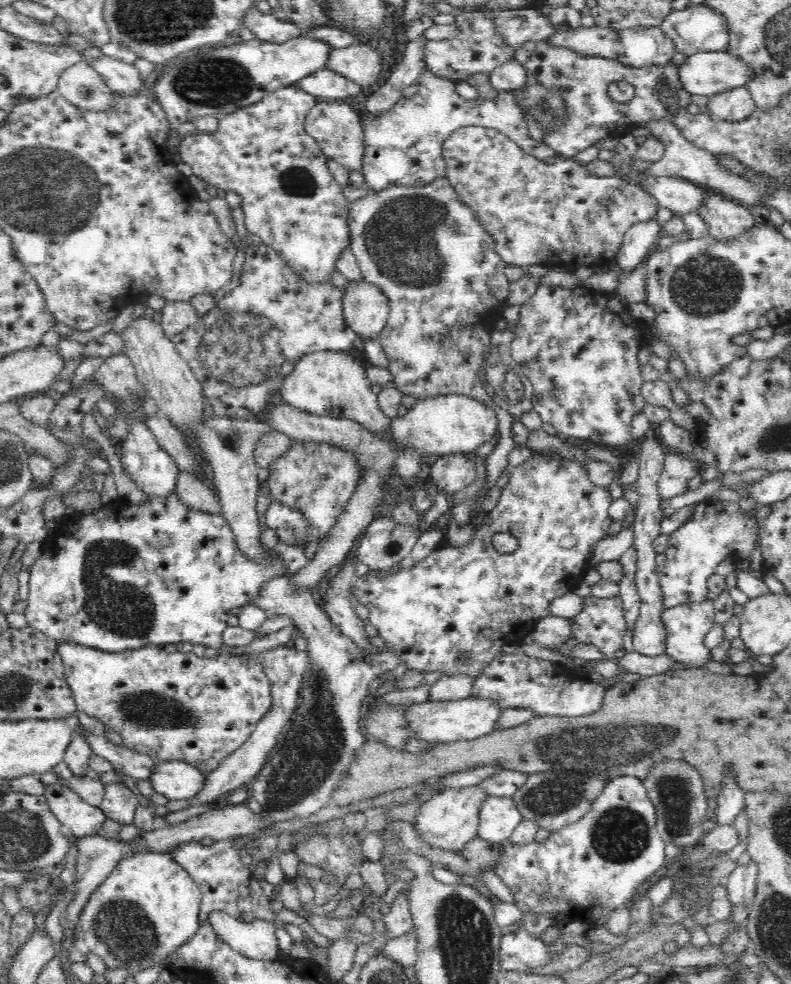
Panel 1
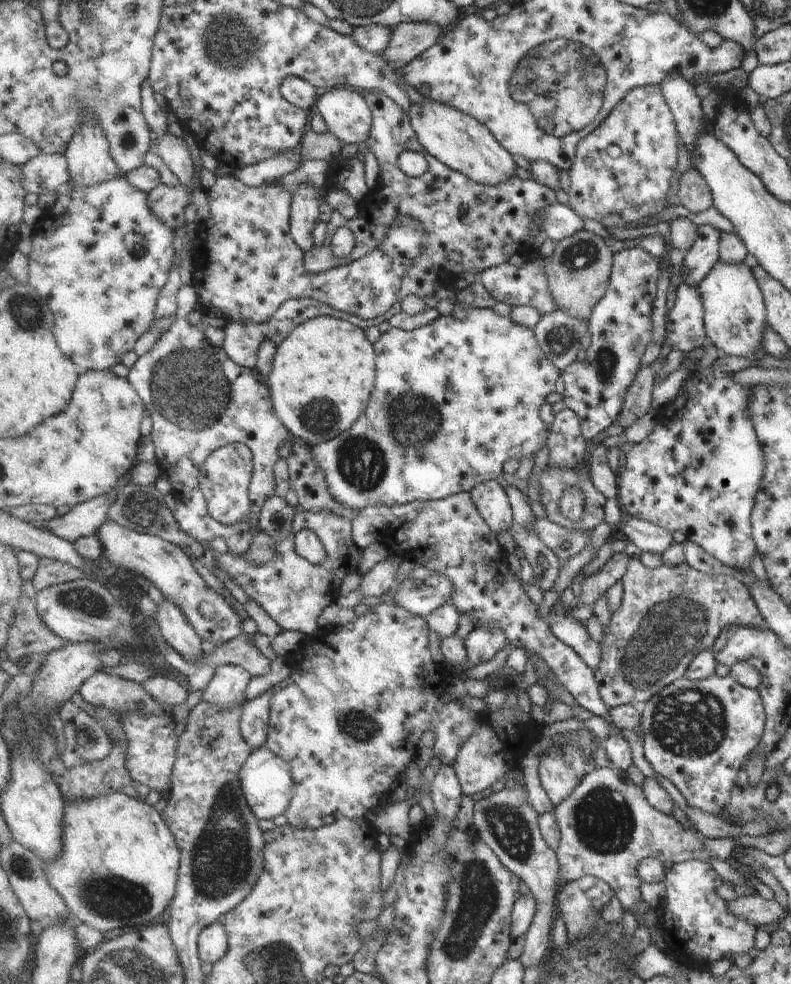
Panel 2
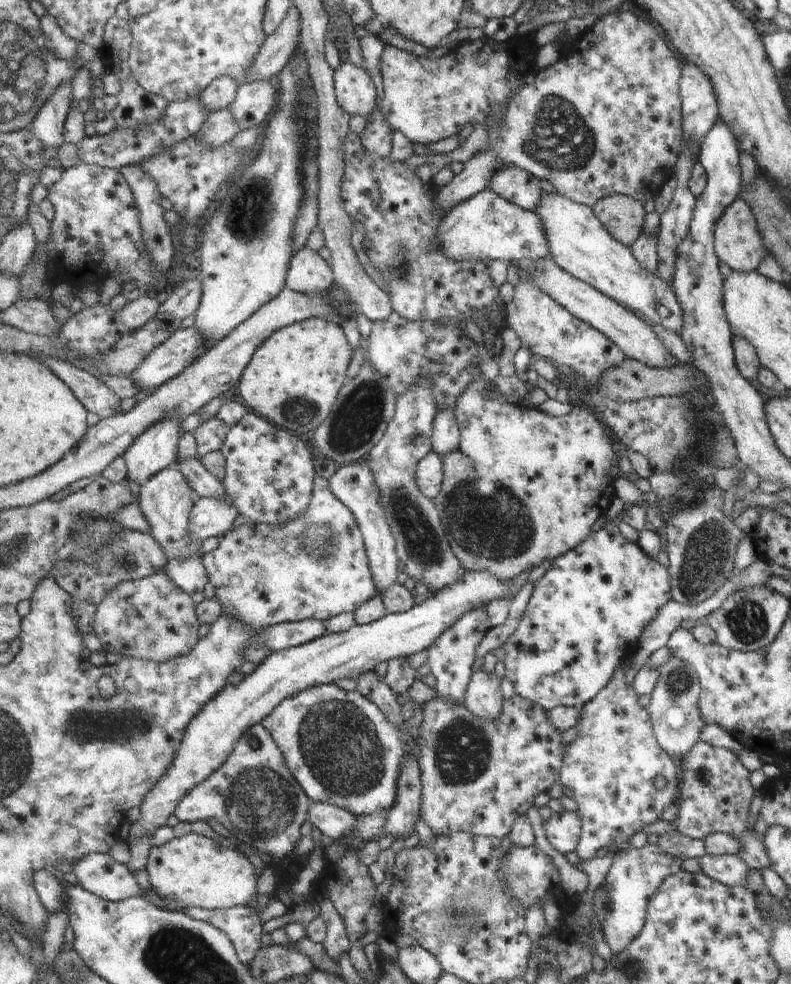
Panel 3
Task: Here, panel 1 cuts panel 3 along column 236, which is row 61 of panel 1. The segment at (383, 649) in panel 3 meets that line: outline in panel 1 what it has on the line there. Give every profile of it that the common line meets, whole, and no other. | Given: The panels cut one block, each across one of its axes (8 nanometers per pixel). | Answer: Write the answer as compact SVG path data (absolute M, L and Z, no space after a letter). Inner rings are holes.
M726 51L698 52L678 67L683 88L690 94L711 97L756 78L756 69Z

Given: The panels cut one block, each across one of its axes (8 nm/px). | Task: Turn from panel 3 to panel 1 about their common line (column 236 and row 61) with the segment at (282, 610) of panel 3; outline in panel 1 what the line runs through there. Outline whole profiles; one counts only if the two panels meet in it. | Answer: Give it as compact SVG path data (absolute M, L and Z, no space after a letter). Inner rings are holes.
M540 42L537 44L537 47L534 53L530 56L530 60L525 62L526 70L528 74L534 74L536 79L540 81L540 83L544 83L546 87L556 87L557 89L562 89L564 92L564 97L566 99L567 108L570 109L570 120L565 126L561 126L560 129L554 132L548 132L548 134L543 134L543 142L545 142L550 148L553 148L557 152L558 158L572 158L575 154L578 154L581 150L585 148L594 146L593 144L599 141L602 138L612 137L618 138L621 137L624 133L632 132L632 127L637 124L644 124L644 122L650 122L650 120L660 120L660 118L664 118L668 115L666 113L666 107L660 102L659 96L653 92L653 90L658 87L658 82L661 80L661 84L663 84L663 80L666 79L664 76L664 69L662 67L644 67L644 68L634 68L630 66L626 66L622 63L619 63L616 60L607 60L606 58L594 57L589 55L580 55L579 53L570 51L566 48L555 48L550 47L550 45ZM622 80L626 80L626 82L630 82L635 88L634 97L629 102L614 102L610 96L608 96L608 86L612 84L612 82L622 82Z

